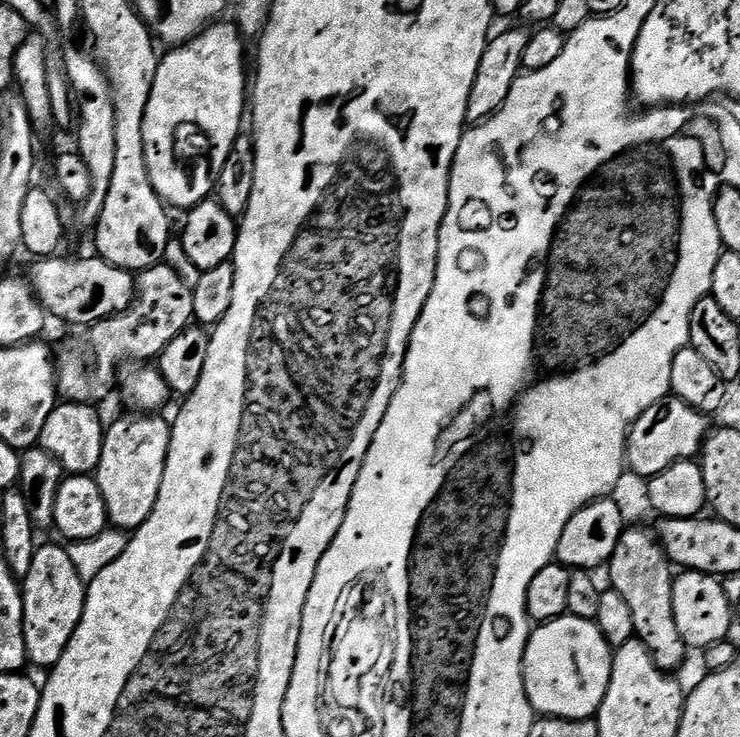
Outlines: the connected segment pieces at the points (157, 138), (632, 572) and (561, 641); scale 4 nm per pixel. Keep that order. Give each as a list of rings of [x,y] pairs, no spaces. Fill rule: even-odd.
[[[235,23],[208,24],[188,43],[173,47],[160,56],[158,74],[150,90],[150,102],[146,102],[146,114],[142,122],[142,138],[146,146],[146,170],[150,170],[150,182],[165,205],[173,209],[191,210],[196,204],[209,199],[220,182],[222,166],[230,158],[234,142],[242,135],[240,123],[246,120],[246,84],[244,88],[244,43]]]
[[[625,527],[607,565],[612,591],[622,594],[622,598],[626,598],[626,606],[630,606],[630,615],[634,617],[635,639],[646,646],[663,672],[675,673],[675,668],[682,667],[684,659],[690,655],[690,649],[682,642],[682,634],[678,634],[678,622],[674,622],[674,568],[661,548],[659,539],[653,533],[651,536],[644,528]]]
[[[567,614],[556,620],[545,620],[533,627],[524,651],[524,689],[533,712],[541,717],[553,716],[567,720],[591,720],[599,712],[610,686],[614,649],[606,642],[595,620]]]

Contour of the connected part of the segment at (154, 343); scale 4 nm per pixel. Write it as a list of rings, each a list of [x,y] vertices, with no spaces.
[[[155,264],[139,273],[136,298],[131,308],[106,320],[98,320],[87,329],[88,348],[92,353],[75,352],[64,348],[55,357],[56,387],[65,401],[74,404],[95,405],[107,394],[108,388],[117,387],[116,371],[123,364],[152,362],[164,353],[166,346],[190,327],[194,320],[193,285],[188,284],[168,265]]]

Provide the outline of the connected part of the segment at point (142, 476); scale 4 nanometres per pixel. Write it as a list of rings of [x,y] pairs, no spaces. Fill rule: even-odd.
[[[128,414],[125,420],[116,420],[107,425],[102,442],[102,458],[98,462],[94,478],[98,482],[98,490],[102,490],[111,527],[121,530],[142,527],[158,502],[158,490],[162,490],[162,478],[166,474],[166,460],[172,441],[172,425],[162,417],[160,414]]]

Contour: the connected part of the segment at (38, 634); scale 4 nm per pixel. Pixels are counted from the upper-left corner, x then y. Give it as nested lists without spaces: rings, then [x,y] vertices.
[[[41,543],[33,554],[29,572],[22,578],[24,598],[24,637],[28,660],[50,670],[62,658],[70,638],[84,613],[86,582],[78,578],[67,547]]]

